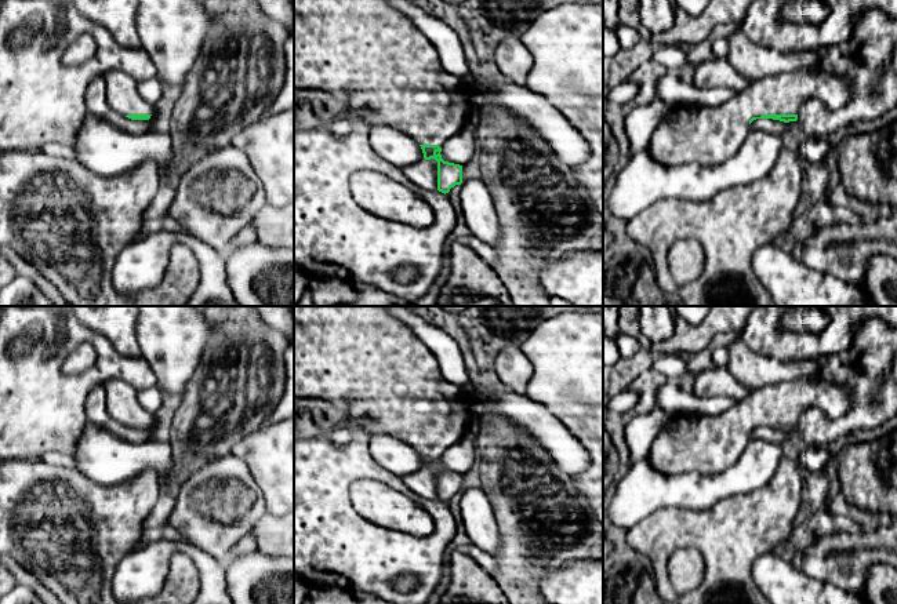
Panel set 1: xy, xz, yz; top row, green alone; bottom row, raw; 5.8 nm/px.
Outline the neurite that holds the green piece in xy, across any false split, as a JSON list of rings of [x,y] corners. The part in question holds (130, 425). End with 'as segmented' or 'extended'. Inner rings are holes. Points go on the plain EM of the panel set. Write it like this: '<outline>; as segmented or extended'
[[[112,379],[108,389],[108,415],[131,429],[149,429],[156,415],[148,412],[138,401],[138,389]]]; extended

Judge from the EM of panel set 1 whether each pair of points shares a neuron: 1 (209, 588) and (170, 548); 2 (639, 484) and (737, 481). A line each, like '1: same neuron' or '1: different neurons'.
1: same neuron
2: same neuron

